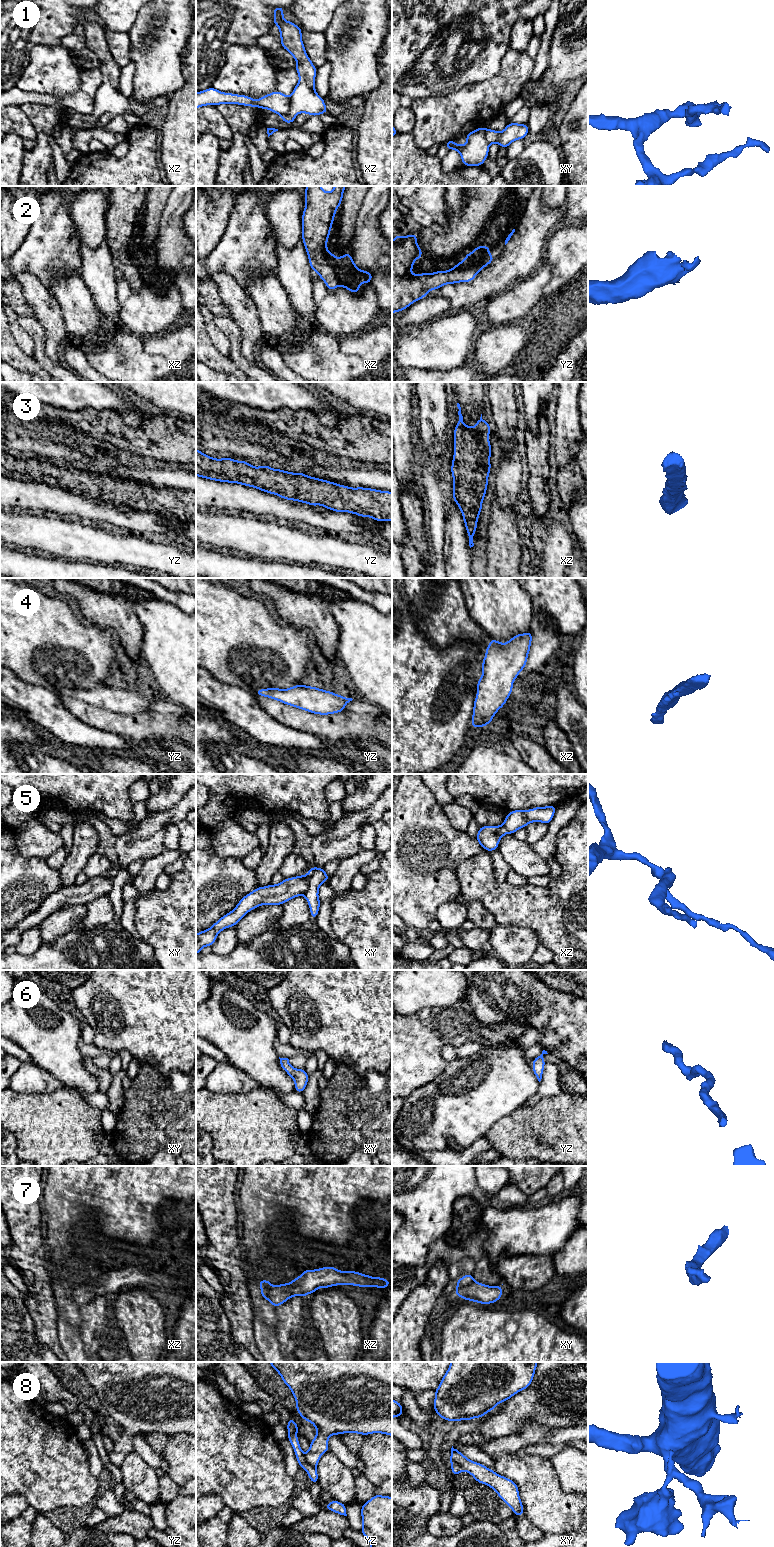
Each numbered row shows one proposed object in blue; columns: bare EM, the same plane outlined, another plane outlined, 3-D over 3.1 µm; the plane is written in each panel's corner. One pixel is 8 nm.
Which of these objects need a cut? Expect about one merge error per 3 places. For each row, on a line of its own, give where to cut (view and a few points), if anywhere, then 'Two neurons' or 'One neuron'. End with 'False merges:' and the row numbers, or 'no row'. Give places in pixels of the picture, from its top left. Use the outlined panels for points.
1: Split along xz (290, 97), (290, 109), (281, 115). Two neurons
2: Split along xz (335, 259), (334, 266), (338, 285). Two neurons
3: No split. One neuron
4: No split. One neuron
5: Split along xy (307, 875), (307, 890), (303, 894). Two neurons
6: No split. One neuron
7: Split along xy (473, 1280), (467, 1284), (457, 1286). Two neurons
8: Split along yz (304, 1454), (305, 1460), (315, 1468). Two neurons
False merges: 1, 2, 5, 7, 8

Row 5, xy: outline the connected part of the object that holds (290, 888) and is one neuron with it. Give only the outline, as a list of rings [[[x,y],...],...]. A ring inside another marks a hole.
[[[301,875],[284,879],[277,885],[258,887],[244,896],[236,907],[221,917],[209,929],[196,934],[196,954],[205,946],[212,946],[222,930],[235,926],[244,915],[261,905],[282,905],[297,896],[304,895],[308,889],[308,876]]]

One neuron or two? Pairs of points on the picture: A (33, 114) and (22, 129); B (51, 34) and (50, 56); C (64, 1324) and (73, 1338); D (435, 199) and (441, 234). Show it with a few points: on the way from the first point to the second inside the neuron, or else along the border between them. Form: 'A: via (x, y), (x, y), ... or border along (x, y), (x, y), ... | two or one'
A: border along (19, 106), (35, 130), (35, 142) | two
B: border along (60, 43), (36, 45), (29, 54) | two
C: via (65, 1327), (70, 1335) | one
D: border along (444, 201), (449, 213), (449, 221), (441, 226) | two

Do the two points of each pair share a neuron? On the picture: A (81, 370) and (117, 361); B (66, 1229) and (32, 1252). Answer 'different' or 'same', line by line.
A: different
B: different

